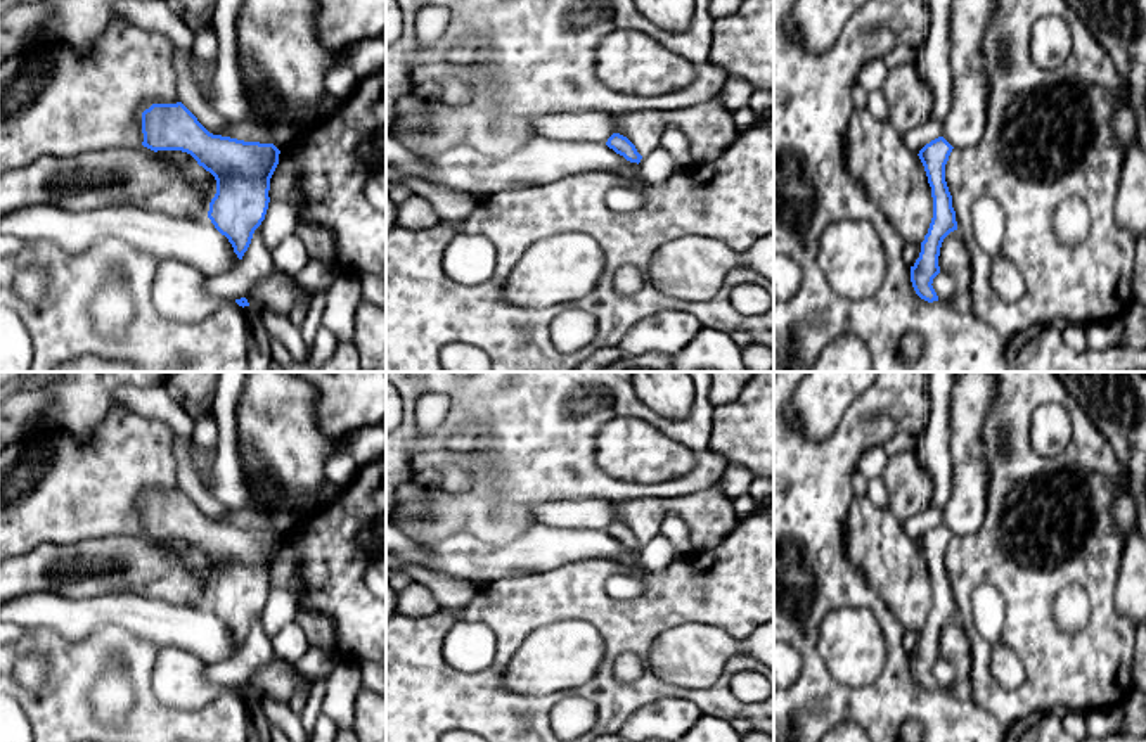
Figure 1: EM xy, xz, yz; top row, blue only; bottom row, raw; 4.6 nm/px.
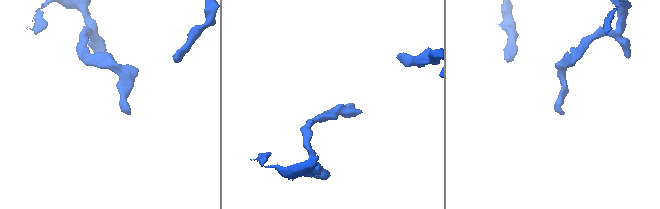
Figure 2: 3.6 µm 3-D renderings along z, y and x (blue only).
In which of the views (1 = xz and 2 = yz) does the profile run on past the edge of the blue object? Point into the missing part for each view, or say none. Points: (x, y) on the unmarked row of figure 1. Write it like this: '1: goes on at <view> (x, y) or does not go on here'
1: does not go on here
2: does not go on here

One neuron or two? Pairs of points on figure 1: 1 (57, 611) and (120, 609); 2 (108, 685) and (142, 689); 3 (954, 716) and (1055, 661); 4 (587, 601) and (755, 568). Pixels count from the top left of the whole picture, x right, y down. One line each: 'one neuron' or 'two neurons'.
1: one neuron
2: two neurons
3: two neurons
4: one neuron

